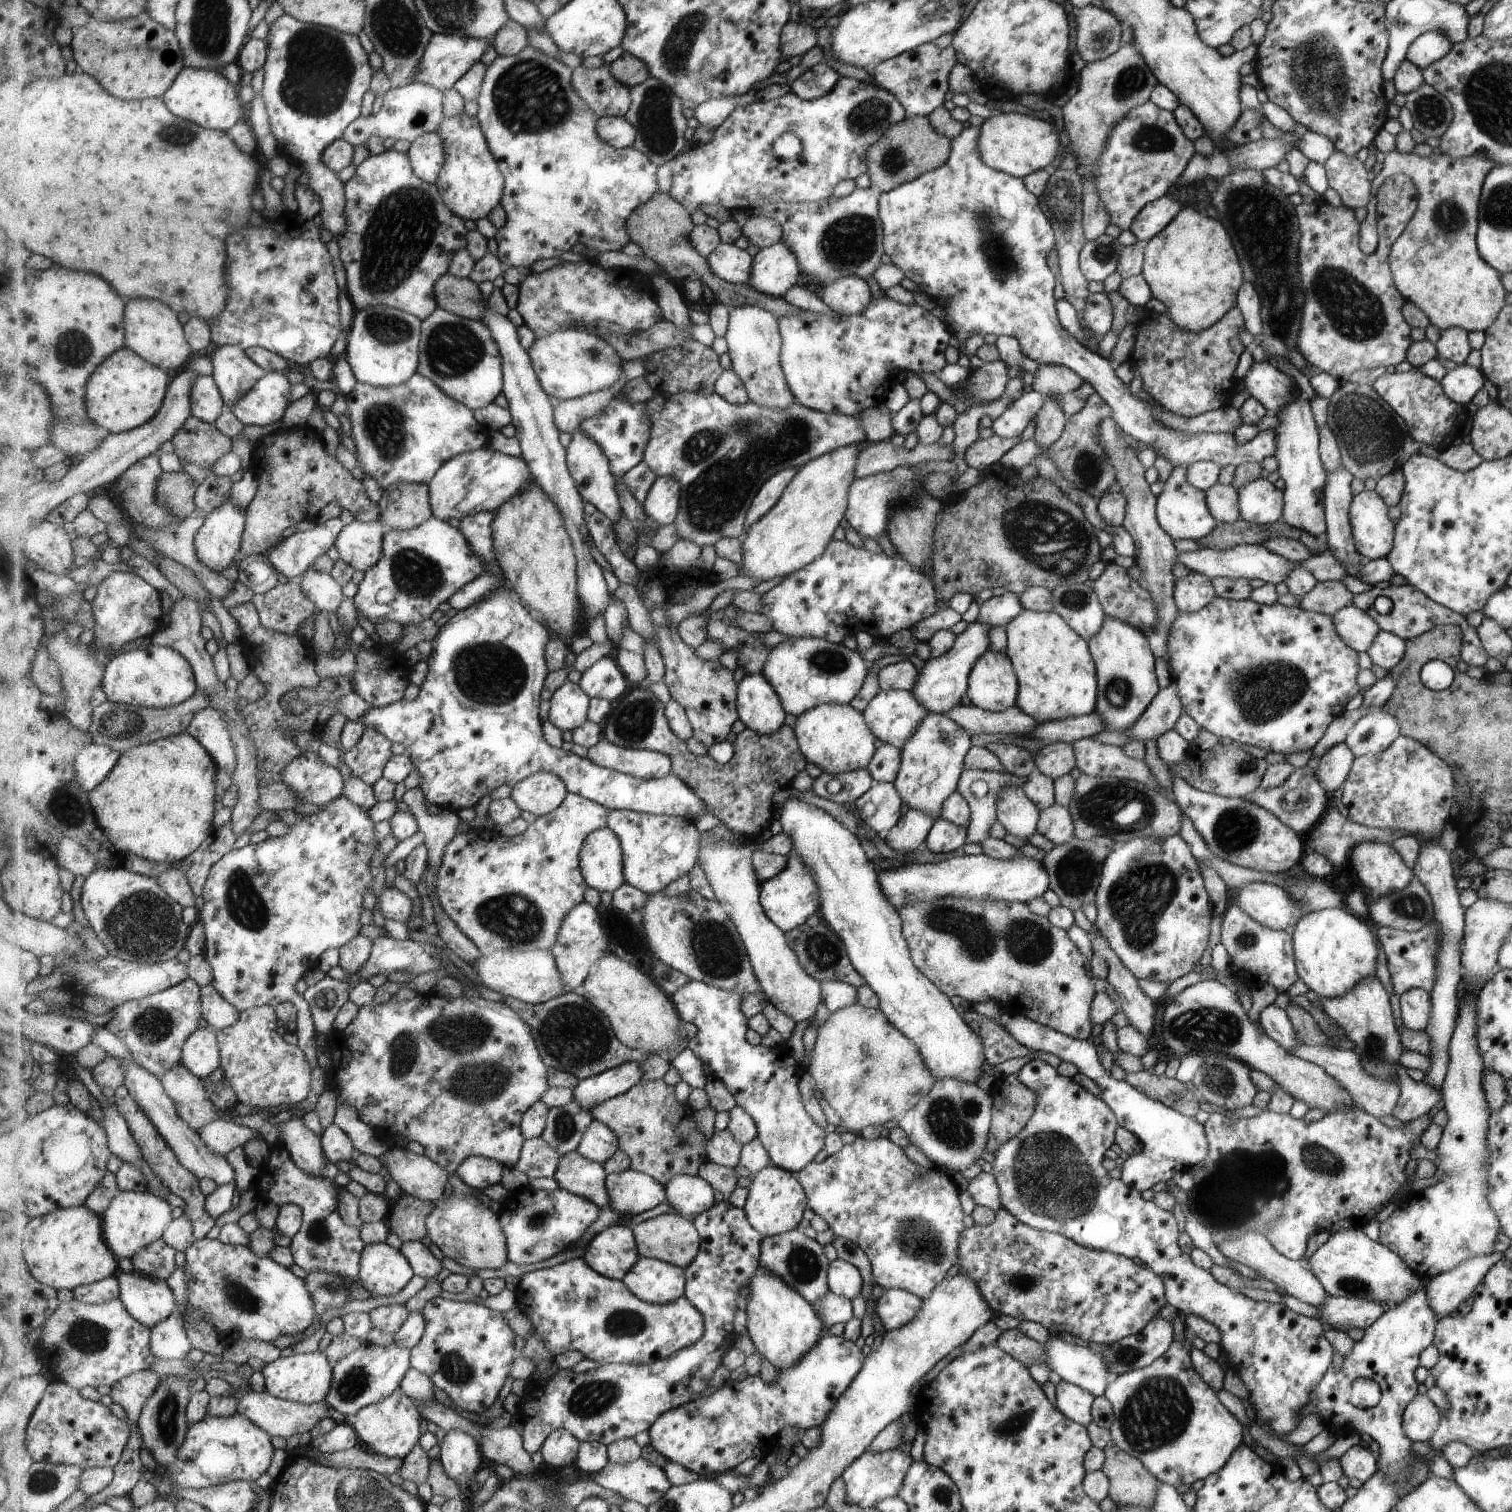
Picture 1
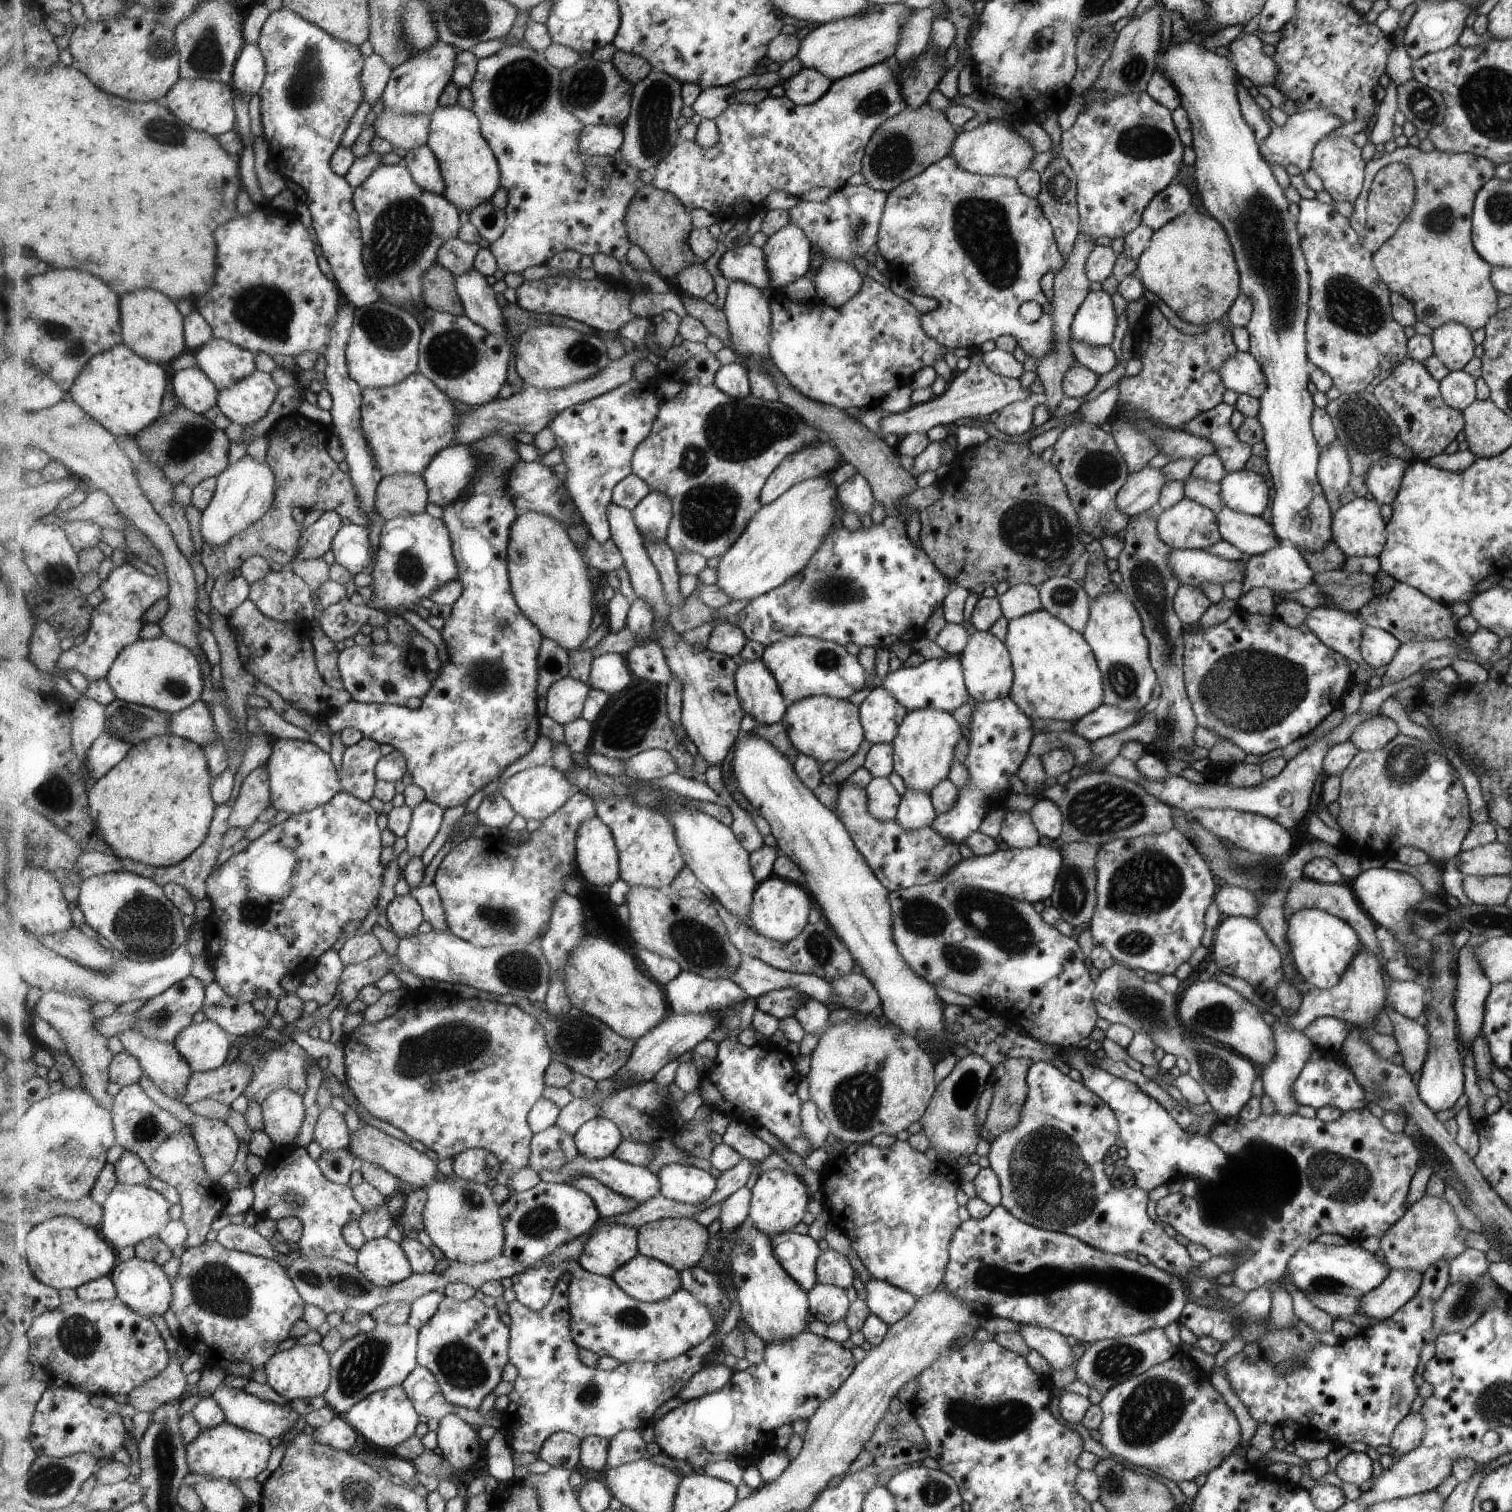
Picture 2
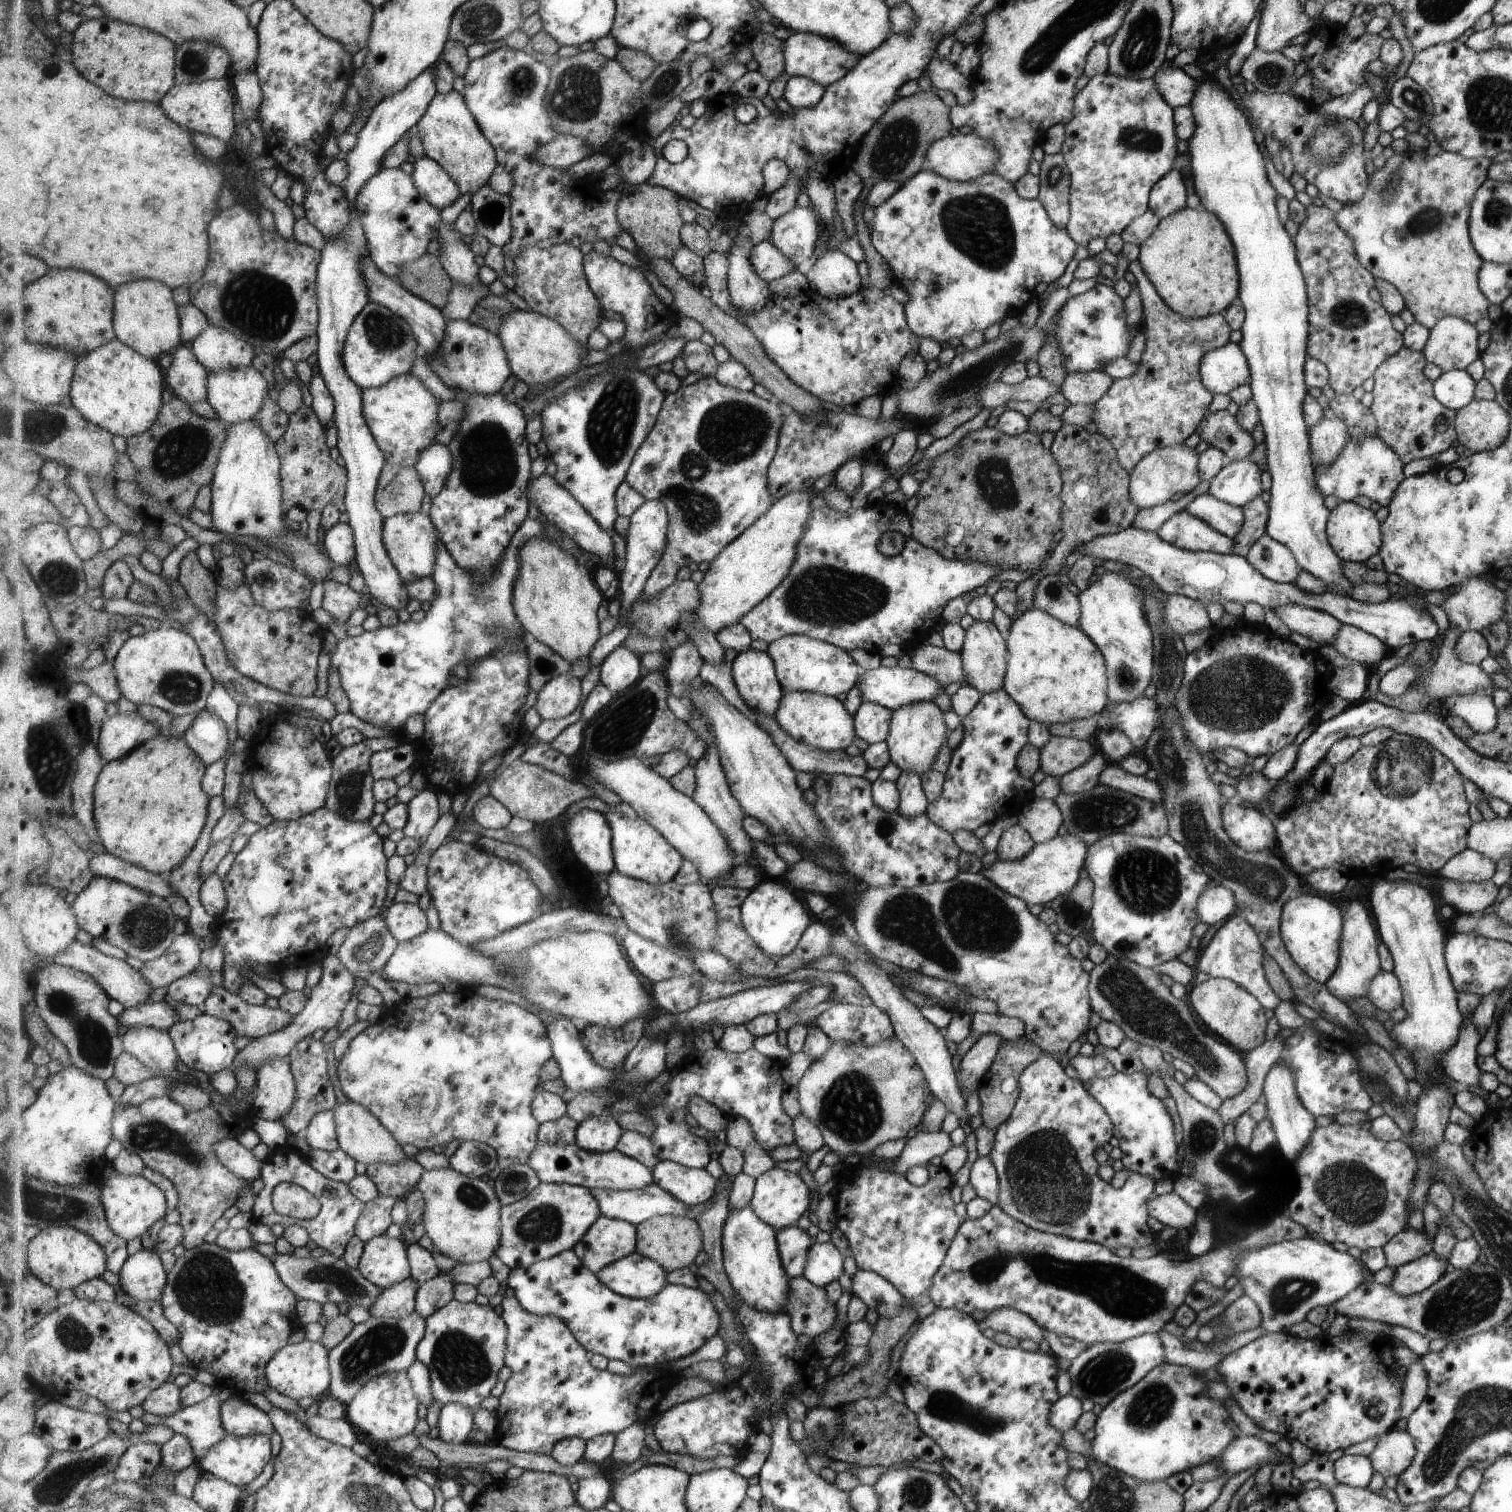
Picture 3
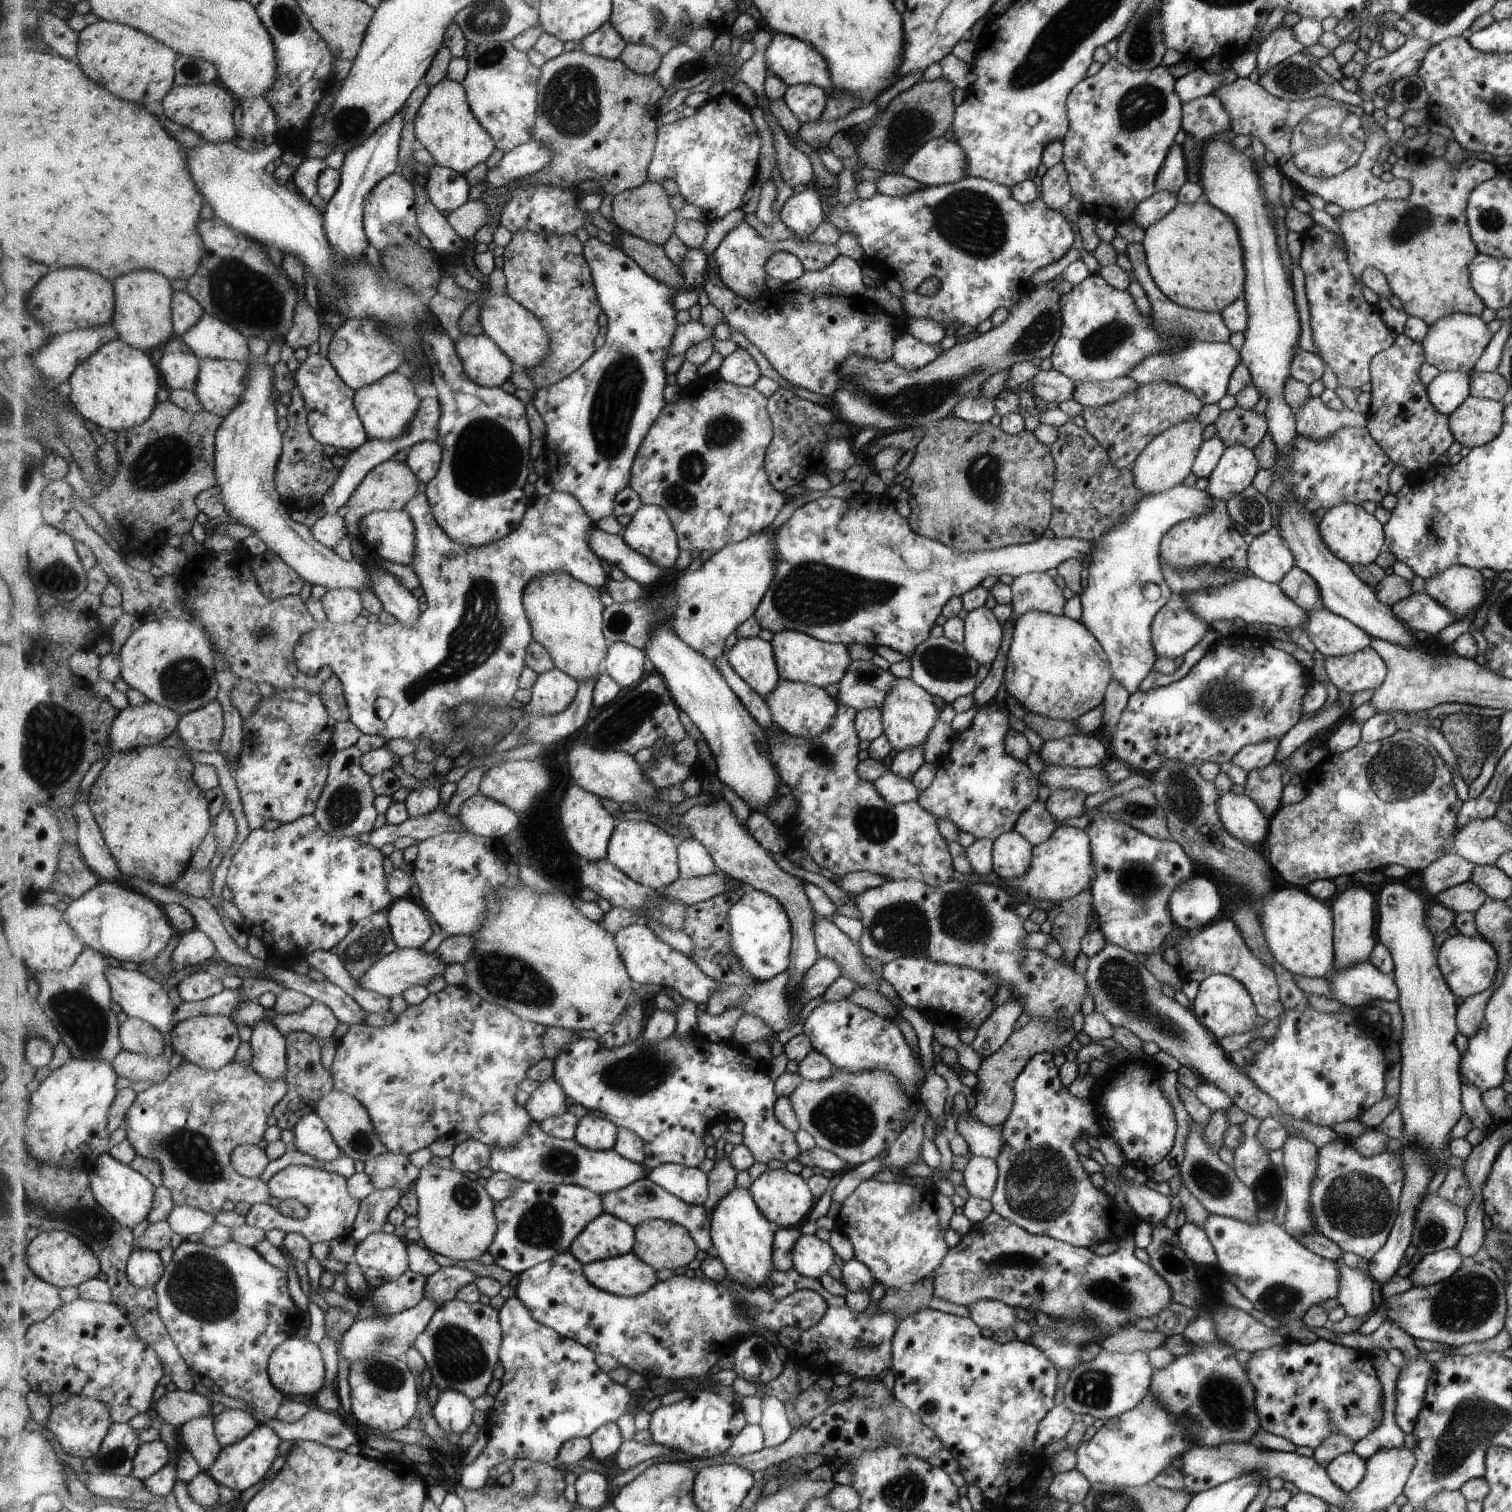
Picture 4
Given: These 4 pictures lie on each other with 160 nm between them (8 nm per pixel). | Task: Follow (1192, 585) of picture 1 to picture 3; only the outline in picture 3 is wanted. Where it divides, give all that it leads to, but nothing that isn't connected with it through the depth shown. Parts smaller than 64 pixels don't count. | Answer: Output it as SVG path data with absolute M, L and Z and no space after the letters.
M1182 595L1168 596L1165 608L1163 608L1163 618L1171 634L1179 638L1207 629L1212 622L1208 618L1205 604Z

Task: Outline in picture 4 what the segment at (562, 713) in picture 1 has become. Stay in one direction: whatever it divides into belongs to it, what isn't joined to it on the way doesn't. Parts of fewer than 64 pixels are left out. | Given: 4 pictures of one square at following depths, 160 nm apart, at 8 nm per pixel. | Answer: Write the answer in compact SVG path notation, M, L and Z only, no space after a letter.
M551 669L538 675L532 685L531 700L525 706L536 715L556 715L563 712L577 696L580 682L561 669Z

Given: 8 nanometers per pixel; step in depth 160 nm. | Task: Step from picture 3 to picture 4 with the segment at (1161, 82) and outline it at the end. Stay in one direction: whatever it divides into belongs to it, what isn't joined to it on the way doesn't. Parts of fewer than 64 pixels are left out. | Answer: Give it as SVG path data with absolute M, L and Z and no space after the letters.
M1200 68L1177 78L1175 92L1181 104L1184 104L1194 98L1211 95L1217 86L1232 83L1236 78L1231 69L1211 74Z

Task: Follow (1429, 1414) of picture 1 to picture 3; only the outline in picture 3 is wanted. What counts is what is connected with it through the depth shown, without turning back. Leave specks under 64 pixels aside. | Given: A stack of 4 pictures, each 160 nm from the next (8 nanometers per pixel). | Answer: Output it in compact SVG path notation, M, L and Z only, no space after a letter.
M1393 1428L1379 1437L1375 1448L1368 1458L1372 1462L1372 1470L1382 1478L1400 1477L1412 1464L1416 1456L1416 1448L1412 1436L1406 1430Z

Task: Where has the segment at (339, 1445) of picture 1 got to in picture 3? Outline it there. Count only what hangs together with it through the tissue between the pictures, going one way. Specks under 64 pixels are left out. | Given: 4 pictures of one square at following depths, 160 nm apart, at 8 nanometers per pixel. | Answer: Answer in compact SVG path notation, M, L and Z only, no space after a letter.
M318 1414L309 1418L306 1426L315 1436L349 1449L359 1442L357 1432L355 1432L353 1424L347 1418L329 1419Z

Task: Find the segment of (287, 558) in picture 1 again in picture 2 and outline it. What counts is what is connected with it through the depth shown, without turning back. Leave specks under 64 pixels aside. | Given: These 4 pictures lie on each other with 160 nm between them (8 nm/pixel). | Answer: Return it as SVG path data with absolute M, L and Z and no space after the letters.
M329 510L323 513L315 523L304 529L303 534L309 537L309 541L301 546L301 556L297 556L297 559L319 559L323 554L332 551L329 540L342 528L341 518L337 512Z

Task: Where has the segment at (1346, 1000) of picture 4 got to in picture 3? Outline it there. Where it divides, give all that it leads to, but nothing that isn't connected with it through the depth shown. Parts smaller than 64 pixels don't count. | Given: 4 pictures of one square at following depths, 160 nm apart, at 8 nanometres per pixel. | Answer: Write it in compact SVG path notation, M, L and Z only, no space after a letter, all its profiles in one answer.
M1381 971L1370 981L1365 998L1371 1002L1371 1006L1387 1013L1403 1006L1399 980L1391 972Z

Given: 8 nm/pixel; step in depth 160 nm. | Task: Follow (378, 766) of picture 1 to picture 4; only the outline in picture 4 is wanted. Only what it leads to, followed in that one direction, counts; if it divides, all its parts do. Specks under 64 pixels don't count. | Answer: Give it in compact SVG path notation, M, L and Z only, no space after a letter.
M353 745L348 749L336 751L330 762L328 784L318 802L314 812L321 828L335 838L357 837L365 832L373 831L379 811L376 807L376 798L372 776L365 772L362 766L363 752Z

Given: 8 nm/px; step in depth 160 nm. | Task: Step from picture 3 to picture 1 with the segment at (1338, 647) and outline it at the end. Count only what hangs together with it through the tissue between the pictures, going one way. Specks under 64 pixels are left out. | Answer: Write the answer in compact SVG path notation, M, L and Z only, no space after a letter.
M1381 631L1377 634L1372 646L1369 646L1365 652L1367 652L1373 665L1377 665L1388 672L1403 658L1405 641L1393 634Z

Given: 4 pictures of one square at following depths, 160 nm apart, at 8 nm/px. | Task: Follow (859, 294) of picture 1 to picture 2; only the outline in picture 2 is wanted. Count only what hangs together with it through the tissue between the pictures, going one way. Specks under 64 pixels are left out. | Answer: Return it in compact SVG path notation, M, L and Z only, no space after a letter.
M823 256L824 262L815 274L816 300L831 307L845 305L861 289L863 276L852 262Z

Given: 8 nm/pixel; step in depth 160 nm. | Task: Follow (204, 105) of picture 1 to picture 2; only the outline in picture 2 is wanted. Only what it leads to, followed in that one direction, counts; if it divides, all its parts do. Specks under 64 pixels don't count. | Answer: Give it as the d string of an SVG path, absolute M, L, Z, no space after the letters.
M181 79L164 99L165 106L182 122L197 131L204 131L219 137L236 128L234 86L211 80Z

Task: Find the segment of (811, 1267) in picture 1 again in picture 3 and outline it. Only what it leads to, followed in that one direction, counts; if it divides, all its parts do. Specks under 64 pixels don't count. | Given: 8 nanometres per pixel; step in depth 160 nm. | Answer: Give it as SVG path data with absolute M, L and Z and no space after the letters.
M796 1225L778 1231L777 1241L785 1271L791 1278L804 1276L809 1248L814 1244L805 1230Z

